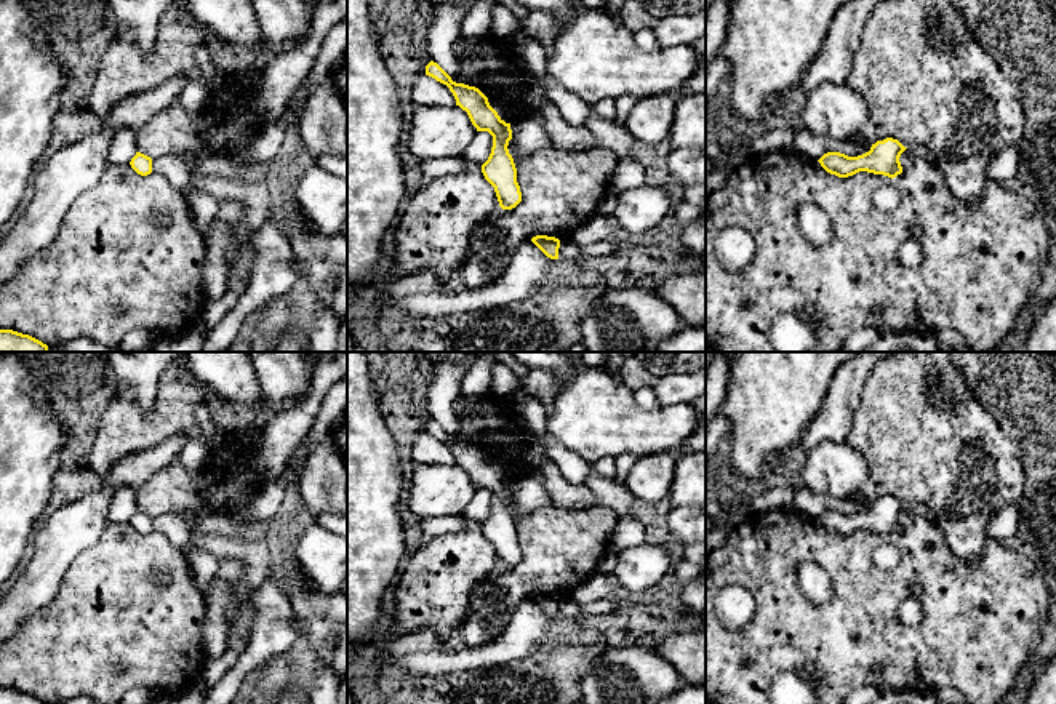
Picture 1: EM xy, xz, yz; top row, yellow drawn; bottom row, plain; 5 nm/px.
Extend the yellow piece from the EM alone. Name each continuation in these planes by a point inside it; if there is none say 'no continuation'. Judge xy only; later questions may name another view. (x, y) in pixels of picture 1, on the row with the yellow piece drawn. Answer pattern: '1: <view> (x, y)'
no continuation

